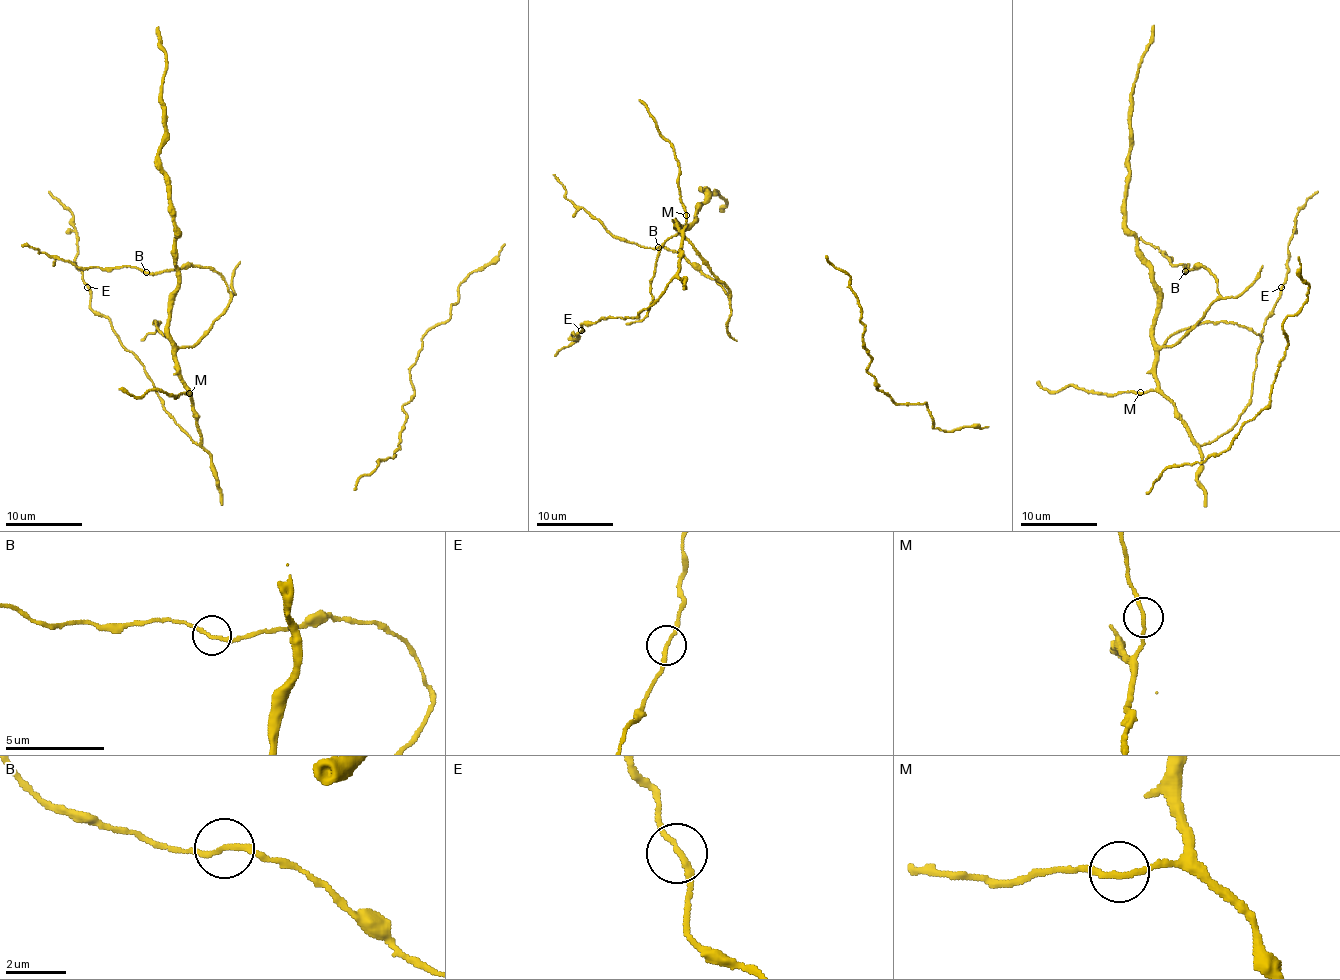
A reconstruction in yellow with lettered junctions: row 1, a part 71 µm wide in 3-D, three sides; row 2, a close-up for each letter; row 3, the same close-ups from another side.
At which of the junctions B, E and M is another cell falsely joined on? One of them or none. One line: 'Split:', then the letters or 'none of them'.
Split: none of them

